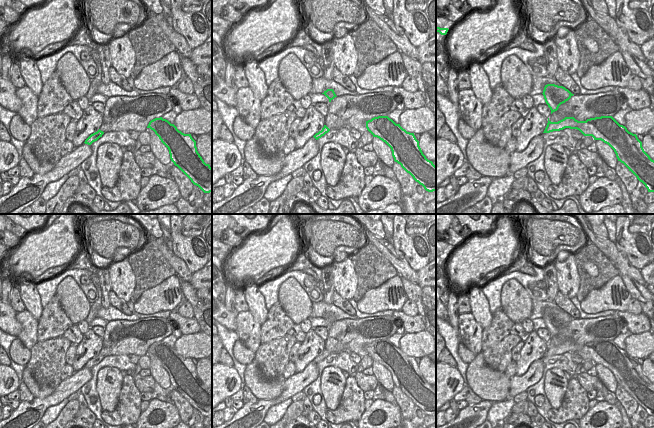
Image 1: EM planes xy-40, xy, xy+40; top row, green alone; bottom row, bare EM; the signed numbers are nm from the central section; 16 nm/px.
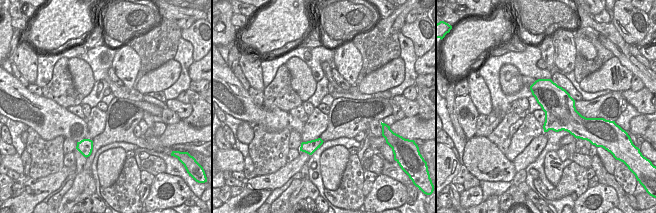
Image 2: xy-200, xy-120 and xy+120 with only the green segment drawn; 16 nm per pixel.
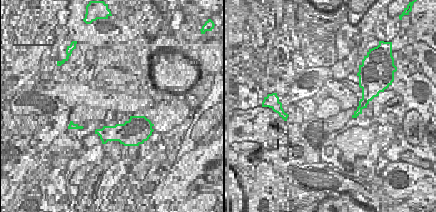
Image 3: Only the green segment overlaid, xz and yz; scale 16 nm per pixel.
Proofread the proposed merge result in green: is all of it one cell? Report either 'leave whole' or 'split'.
leave whole

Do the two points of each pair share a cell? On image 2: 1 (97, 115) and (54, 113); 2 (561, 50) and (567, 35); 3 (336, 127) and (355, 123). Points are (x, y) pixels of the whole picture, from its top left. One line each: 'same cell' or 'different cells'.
1: different cells
2: same cell
3: same cell

